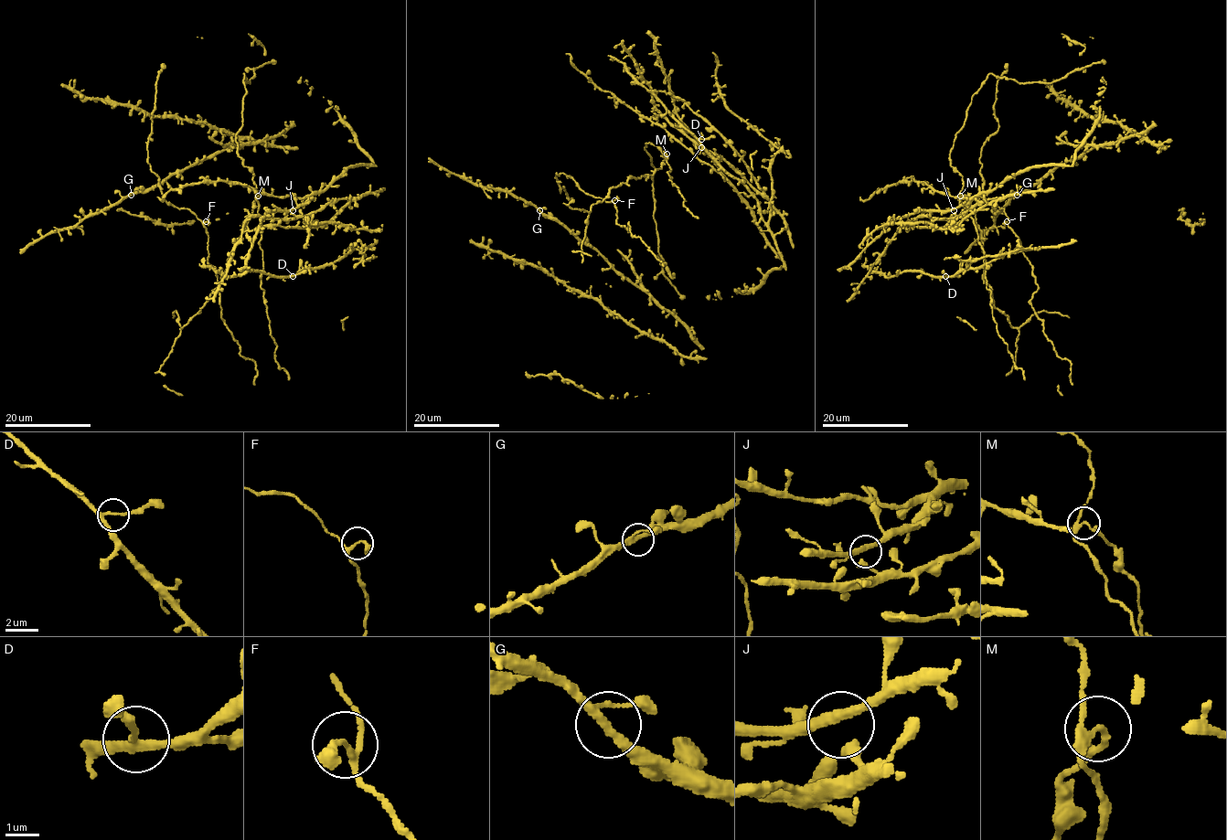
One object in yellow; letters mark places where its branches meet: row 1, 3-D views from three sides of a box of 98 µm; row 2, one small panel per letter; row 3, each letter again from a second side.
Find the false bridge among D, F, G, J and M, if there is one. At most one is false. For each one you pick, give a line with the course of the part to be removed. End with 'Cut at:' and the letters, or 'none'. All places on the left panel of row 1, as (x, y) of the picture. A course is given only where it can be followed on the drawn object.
M: course (258, 195), (249, 222), (227, 260), (221, 280), (204, 305), (182, 327), (172, 351), (159, 369), (165, 374)
Cut at: M

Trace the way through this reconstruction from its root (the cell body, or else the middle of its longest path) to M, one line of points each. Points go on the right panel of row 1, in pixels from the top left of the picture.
M: (990, 288), (985, 281), (986, 260), (981, 231), (976, 224), (974, 210), (961, 195)

